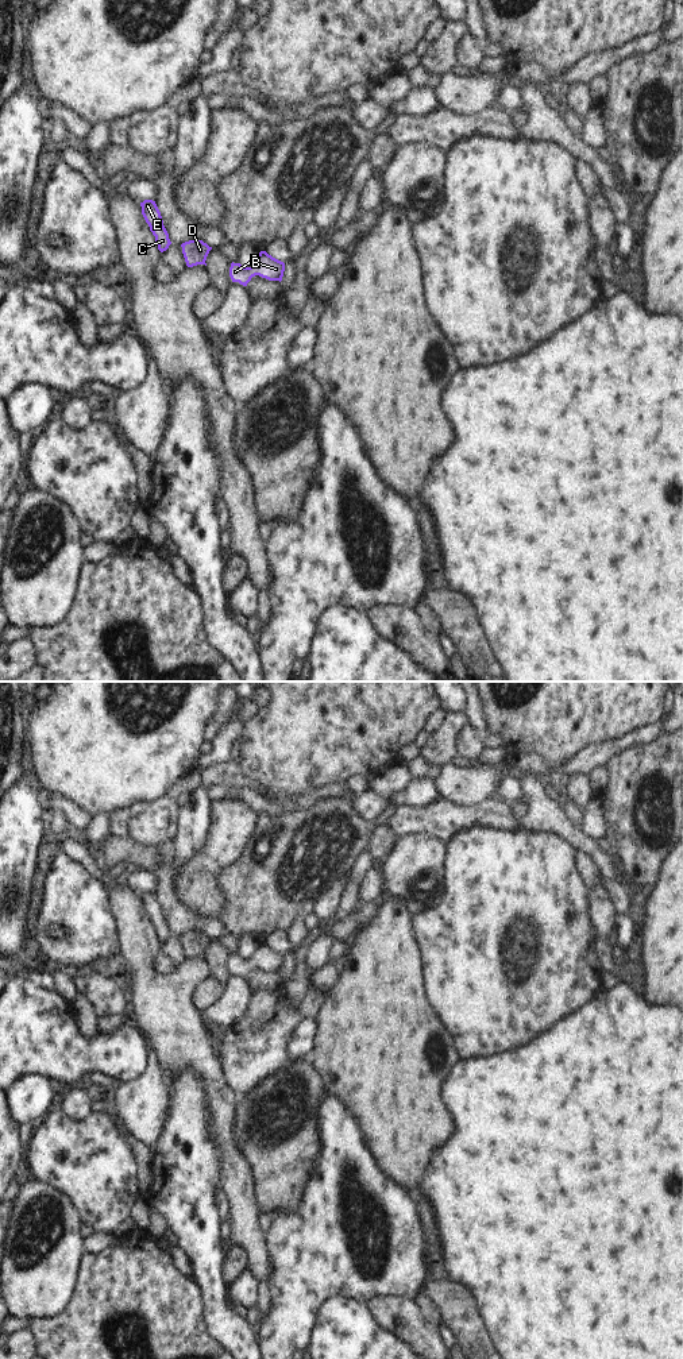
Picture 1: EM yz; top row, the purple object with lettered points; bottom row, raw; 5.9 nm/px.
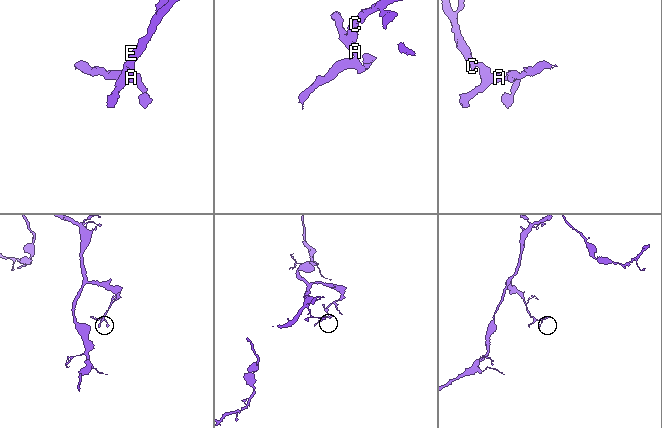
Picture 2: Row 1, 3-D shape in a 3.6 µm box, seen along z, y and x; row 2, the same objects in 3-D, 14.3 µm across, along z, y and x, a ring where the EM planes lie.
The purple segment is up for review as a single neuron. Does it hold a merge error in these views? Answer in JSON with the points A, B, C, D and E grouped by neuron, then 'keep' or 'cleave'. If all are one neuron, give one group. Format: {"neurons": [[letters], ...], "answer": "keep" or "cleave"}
{"neurons": [["A", "B", "C", "D", "E"]], "answer": "keep"}

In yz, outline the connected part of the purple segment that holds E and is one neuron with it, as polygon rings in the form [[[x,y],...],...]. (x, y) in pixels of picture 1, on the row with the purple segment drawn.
[[[144,200],[143,202],[140,202],[140,206],[142,206],[142,215],[146,223],[148,224],[150,231],[155,236],[158,250],[161,252],[166,251],[169,246],[171,244],[171,242],[169,239],[169,233],[163,225],[161,212],[155,201]]]

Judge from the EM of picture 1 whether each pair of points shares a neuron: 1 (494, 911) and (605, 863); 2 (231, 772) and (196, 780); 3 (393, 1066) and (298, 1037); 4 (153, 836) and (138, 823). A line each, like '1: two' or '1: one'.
1: two
2: two
3: two
4: one

